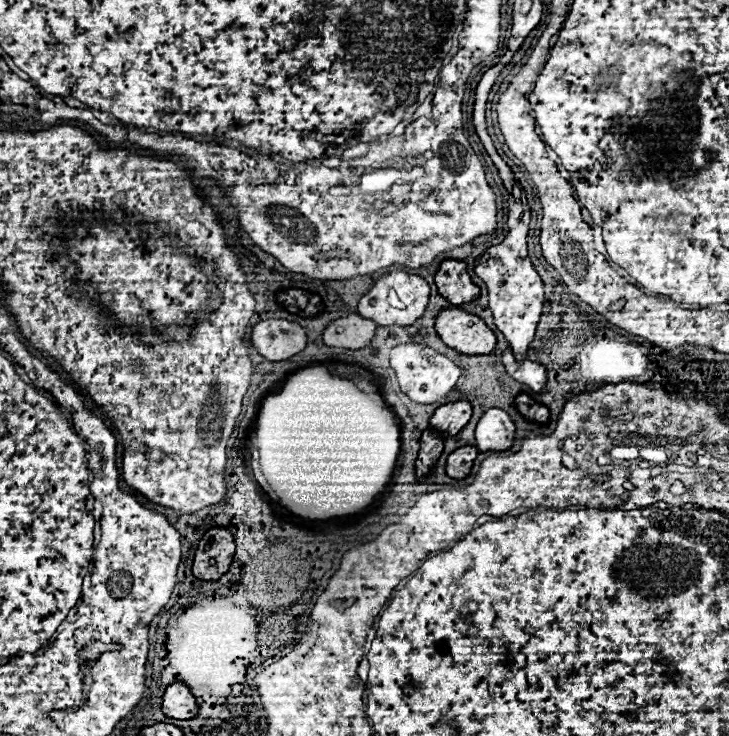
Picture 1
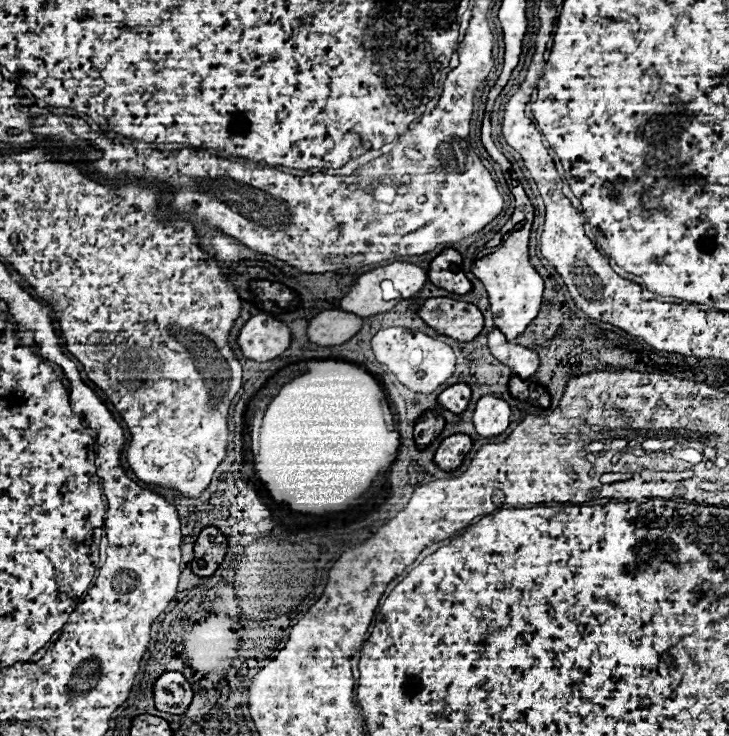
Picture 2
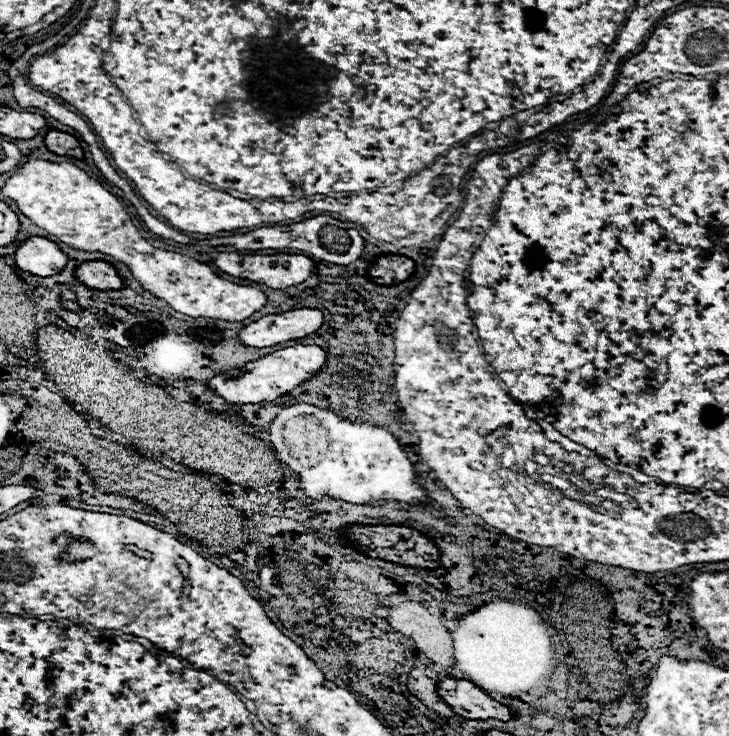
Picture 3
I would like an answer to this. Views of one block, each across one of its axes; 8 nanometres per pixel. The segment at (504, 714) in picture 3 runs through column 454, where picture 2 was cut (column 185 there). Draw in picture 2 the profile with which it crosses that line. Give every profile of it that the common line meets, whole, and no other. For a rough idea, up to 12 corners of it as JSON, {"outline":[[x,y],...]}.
{"outline":[[166,672],[154,684],[160,712],[184,714],[192,702],[190,682]]}

